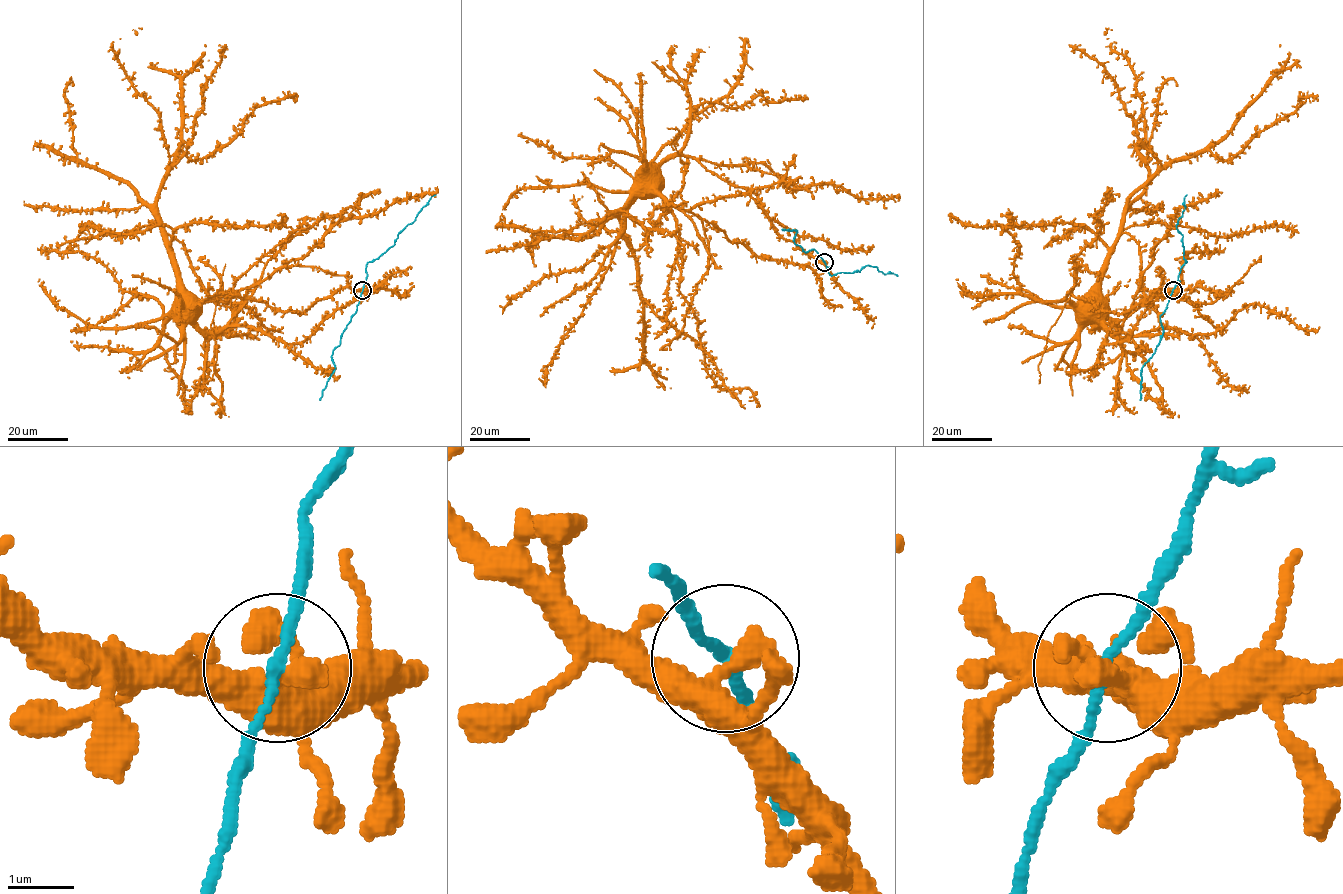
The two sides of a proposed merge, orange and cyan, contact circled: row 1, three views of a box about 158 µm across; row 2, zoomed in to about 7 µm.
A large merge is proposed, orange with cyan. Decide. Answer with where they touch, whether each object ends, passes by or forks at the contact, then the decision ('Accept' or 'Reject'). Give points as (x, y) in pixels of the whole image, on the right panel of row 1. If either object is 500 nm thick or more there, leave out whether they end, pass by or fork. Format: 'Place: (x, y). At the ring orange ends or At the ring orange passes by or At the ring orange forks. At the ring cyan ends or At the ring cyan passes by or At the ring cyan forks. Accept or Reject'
Place: (1173, 290). At the ring orange passes by. At the ring cyan passes by. Accept

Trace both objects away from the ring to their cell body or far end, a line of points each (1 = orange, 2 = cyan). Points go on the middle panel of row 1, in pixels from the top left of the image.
1: (825, 262), (685, 156), (619, 211), (641, 297), (700, 346), (718, 387), (748, 388), (756, 406)
2: (824, 262), (831, 275), (860, 272), (869, 265), (883, 274), (898, 276)

